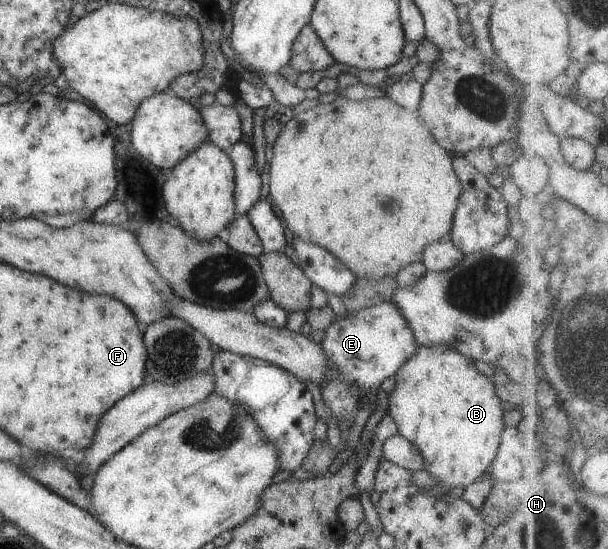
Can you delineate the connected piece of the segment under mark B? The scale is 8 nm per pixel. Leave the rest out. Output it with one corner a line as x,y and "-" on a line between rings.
418,346
417,352
395,374
395,389
388,396
386,414
395,421
398,435
419,450
423,456
423,470
434,477
436,486
452,486
453,492
457,493
490,472
501,444
501,434
506,428
503,416
507,400
501,379
484,376
477,370
475,362
453,348

